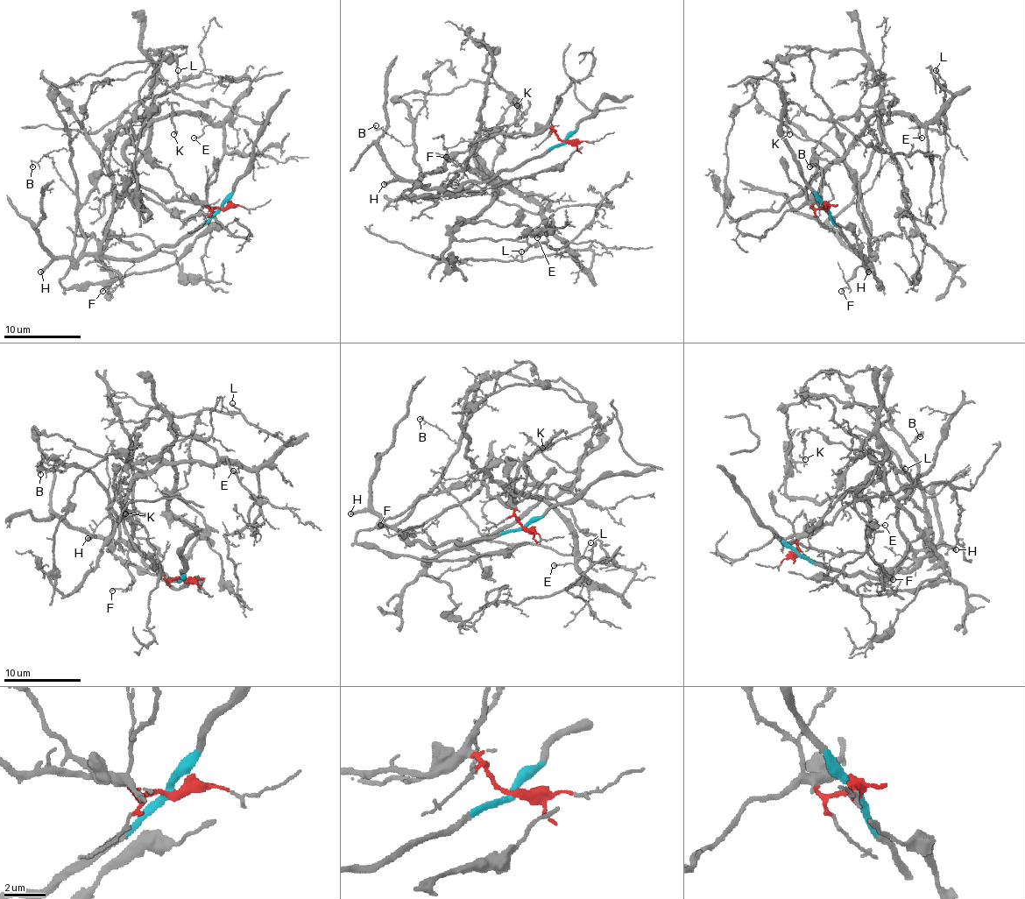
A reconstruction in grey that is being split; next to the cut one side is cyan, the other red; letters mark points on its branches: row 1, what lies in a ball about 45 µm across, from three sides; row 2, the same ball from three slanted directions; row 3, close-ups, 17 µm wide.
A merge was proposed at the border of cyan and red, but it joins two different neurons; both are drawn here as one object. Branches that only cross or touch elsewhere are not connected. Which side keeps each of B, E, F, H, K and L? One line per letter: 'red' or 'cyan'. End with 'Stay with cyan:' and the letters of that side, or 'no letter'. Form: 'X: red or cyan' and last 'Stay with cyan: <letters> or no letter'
B: cyan
E: red
F: cyan
H: cyan
K: red
L: red
Stay with cyan: B, F, H

